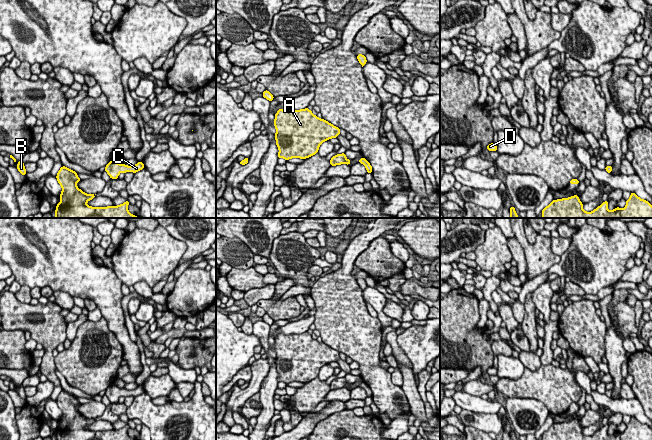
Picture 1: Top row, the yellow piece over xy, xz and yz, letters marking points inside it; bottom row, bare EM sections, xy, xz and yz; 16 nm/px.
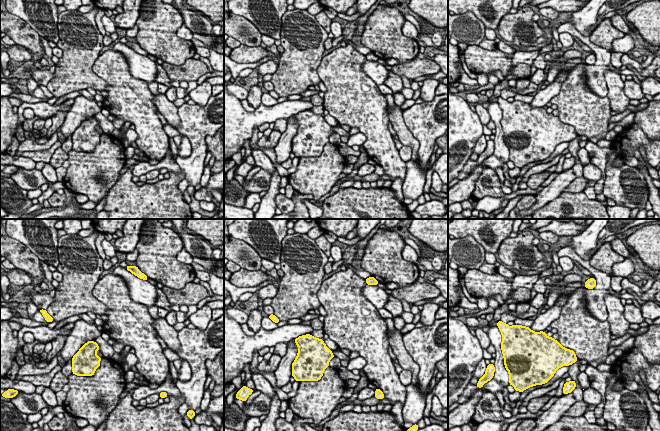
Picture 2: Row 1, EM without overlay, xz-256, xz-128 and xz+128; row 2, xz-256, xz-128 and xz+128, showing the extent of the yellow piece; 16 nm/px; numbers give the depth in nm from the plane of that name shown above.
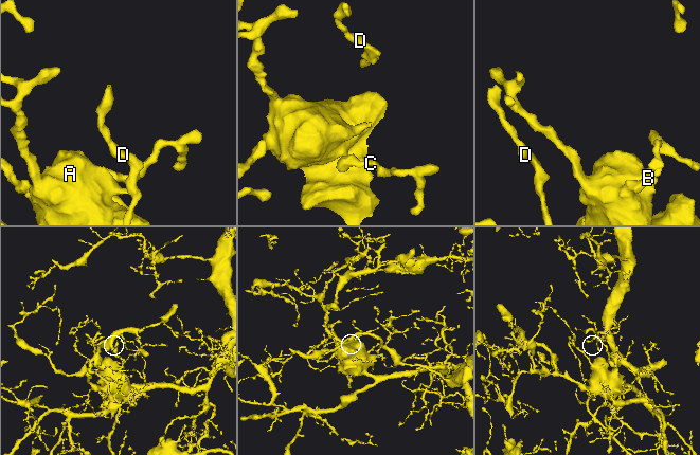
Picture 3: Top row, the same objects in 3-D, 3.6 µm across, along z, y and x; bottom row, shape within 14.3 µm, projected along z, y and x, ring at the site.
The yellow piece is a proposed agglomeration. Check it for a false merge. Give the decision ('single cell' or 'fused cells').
single cell

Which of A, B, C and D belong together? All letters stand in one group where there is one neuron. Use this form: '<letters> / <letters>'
A B C D

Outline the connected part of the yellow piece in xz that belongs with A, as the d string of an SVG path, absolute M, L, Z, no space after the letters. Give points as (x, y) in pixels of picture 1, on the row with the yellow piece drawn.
M308 108L279 109L273 125L276 128L278 158L309 158L318 153L320 144L340 135L340 128L312 114Z

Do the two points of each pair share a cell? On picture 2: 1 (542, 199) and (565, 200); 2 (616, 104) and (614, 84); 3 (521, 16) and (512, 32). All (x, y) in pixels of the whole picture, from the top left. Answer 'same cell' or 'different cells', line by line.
1: different cells
2: same cell
3: same cell

